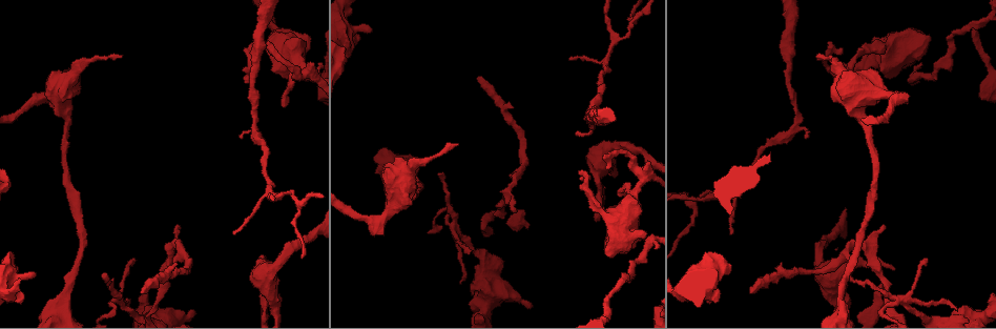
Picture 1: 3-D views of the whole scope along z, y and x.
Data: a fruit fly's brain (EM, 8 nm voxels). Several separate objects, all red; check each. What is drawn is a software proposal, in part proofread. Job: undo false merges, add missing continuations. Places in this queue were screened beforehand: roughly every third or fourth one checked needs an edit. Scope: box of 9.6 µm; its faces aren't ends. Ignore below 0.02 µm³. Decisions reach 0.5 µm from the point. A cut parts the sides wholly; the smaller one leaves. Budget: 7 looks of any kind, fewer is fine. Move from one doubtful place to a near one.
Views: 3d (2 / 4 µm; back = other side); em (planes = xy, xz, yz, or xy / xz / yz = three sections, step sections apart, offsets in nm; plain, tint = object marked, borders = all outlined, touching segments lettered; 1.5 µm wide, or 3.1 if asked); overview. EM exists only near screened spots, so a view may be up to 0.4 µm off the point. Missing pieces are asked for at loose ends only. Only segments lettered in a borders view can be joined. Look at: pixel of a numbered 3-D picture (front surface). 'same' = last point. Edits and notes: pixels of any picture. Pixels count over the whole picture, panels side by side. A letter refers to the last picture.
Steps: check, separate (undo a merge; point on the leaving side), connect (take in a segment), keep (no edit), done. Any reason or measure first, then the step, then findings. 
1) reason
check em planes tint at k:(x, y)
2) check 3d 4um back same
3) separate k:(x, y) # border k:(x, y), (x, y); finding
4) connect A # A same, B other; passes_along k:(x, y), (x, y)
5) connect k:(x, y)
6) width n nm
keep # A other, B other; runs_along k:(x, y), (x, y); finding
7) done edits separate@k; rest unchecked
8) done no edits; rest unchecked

thin end
check 3d 4um at 1:(576, 134)

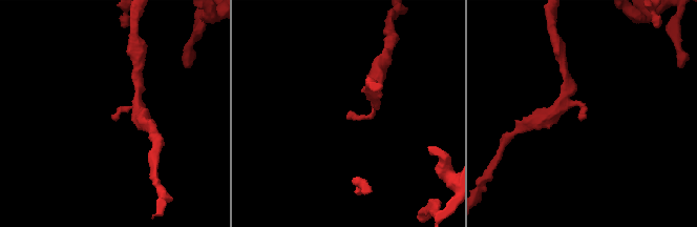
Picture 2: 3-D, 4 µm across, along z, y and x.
shape alone is not enough
check em planes borders at 2:(583, 115)

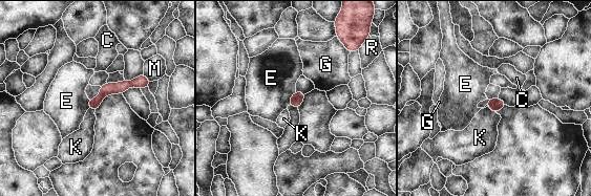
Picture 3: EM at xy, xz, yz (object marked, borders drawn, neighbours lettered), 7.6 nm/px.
longest_contact E 130 nm
keep # C other, E other, G other, K other, M other, R other; runs_along 3:(147, 82), (109, 88), (90, 106); none of them fits

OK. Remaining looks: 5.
thin neck
check em xz step 8 tint at 1:(712, 196)

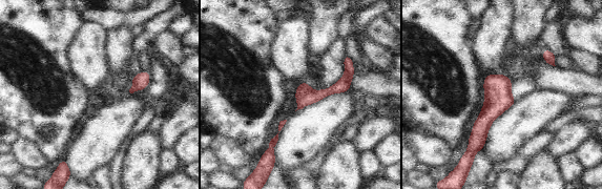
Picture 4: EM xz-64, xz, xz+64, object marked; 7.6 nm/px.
check em planes tint same

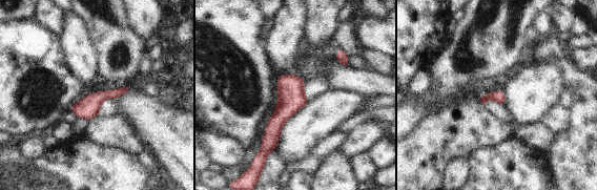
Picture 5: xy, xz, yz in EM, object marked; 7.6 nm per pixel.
check em planes borders same

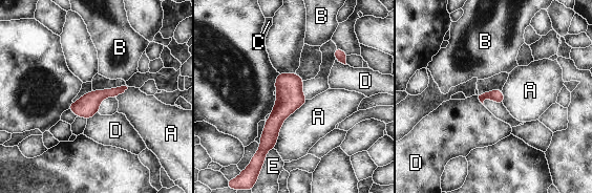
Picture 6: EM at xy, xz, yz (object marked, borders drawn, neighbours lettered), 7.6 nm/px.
keep # A other, B other, C other, D other, E other; runs_along 6:(293, 74), (290, 98), (263, 153); continuous, no second neuron

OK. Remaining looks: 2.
abrupt turn
check em xy step 8 tint at 1:(897, 301)

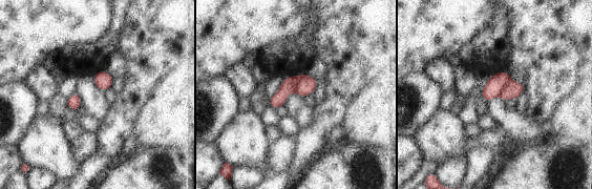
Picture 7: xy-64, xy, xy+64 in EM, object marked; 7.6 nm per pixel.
cut it another way
check em planes borders same

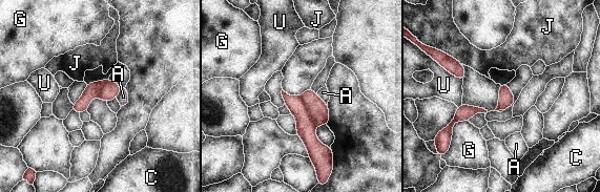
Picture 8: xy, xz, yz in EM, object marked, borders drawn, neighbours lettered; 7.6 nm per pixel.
longest_contact G 240 nm
keep # A other, C other, G other, J other, U other; border 8:(316, 92), (327, 104); all the same neuron

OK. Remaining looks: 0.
done no edits; rest unchecked

